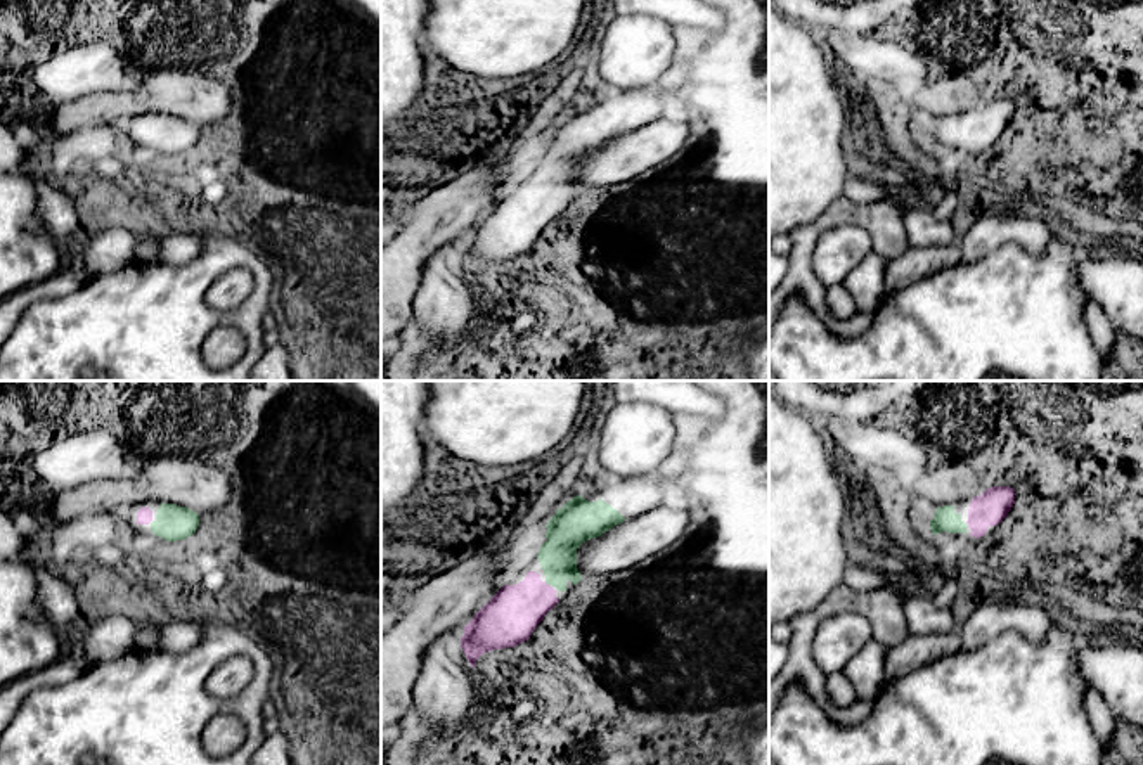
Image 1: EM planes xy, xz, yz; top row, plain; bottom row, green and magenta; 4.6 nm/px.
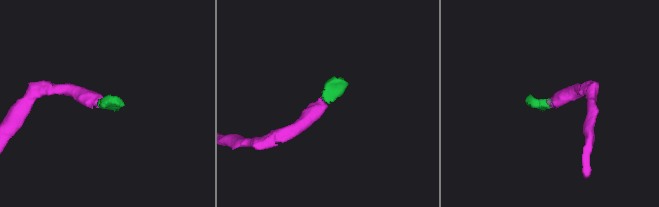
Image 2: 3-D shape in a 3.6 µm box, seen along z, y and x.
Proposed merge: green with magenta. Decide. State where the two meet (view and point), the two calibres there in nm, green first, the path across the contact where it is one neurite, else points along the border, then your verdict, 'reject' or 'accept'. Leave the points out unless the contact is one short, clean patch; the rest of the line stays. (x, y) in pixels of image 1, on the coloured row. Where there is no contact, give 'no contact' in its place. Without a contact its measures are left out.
xz (548, 584) | 180/240 nm | across xz (565, 533), (558, 570), (548, 584), (513, 613) | accept

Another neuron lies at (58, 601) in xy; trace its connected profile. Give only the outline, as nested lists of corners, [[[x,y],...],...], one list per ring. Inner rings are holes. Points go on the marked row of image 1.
[[[47,566],[33,571],[43,618],[55,633],[62,633],[66,625],[80,614],[76,595],[69,583],[61,575],[52,575]]]

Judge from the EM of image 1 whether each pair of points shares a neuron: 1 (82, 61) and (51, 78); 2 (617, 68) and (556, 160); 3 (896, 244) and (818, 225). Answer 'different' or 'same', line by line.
1: same
2: different
3: same

